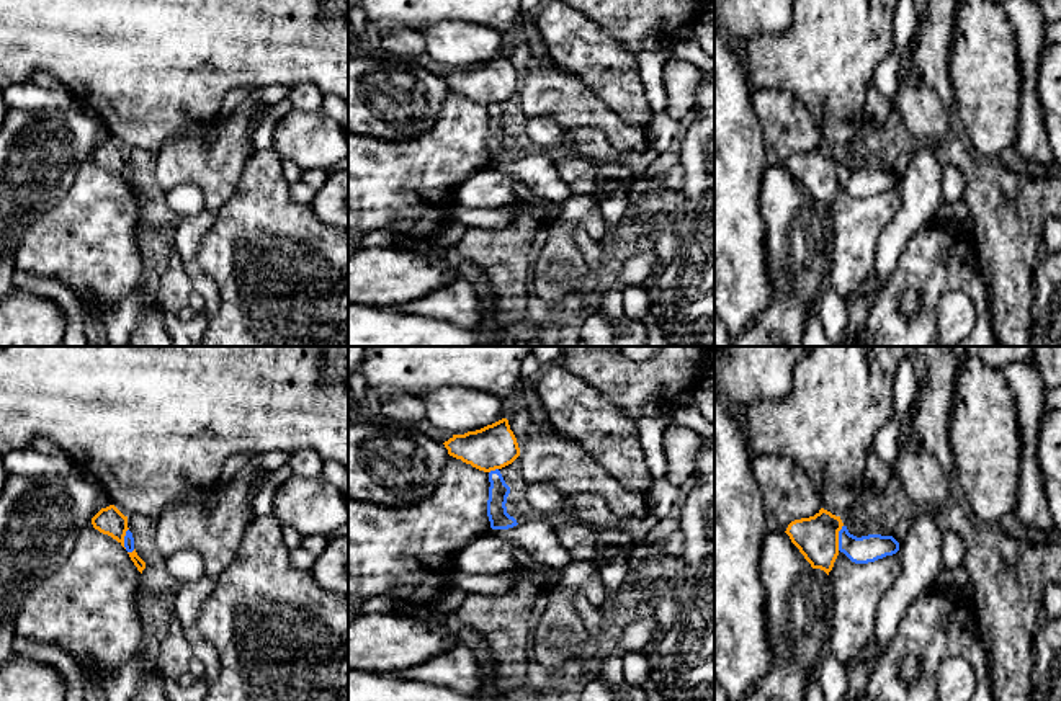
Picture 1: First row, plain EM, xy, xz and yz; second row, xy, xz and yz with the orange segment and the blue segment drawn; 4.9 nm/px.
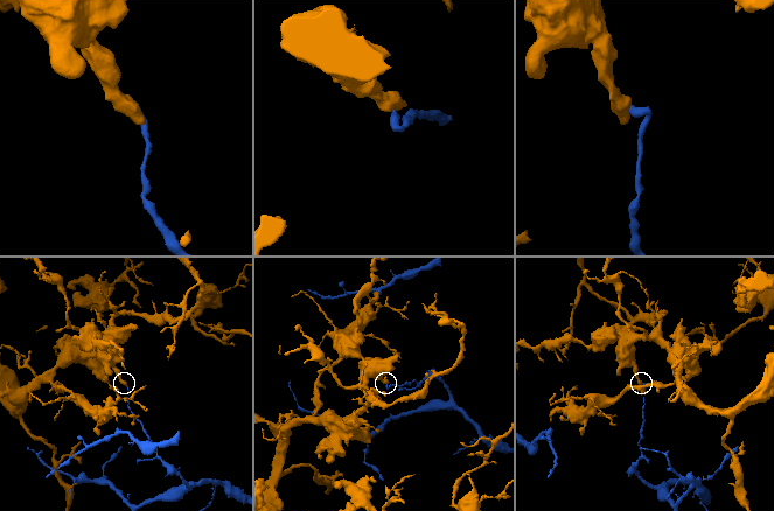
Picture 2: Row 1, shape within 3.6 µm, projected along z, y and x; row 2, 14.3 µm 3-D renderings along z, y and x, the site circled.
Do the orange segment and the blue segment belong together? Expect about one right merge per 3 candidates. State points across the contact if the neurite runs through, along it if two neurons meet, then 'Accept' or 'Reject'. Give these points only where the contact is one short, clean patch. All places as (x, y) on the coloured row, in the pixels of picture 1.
Boundary: yz (842, 525), (837, 549). Reject

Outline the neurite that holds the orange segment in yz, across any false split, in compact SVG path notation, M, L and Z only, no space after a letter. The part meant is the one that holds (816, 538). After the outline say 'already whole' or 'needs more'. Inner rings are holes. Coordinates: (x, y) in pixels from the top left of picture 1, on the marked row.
M821 508L814 516L791 521L785 533L813 569L829 575L839 556L842 526L840 516Z | already whole

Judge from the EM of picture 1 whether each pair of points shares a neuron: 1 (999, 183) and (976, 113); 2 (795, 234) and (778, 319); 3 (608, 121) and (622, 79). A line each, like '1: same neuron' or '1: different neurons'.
1: different neurons
2: same neuron
3: different neurons

